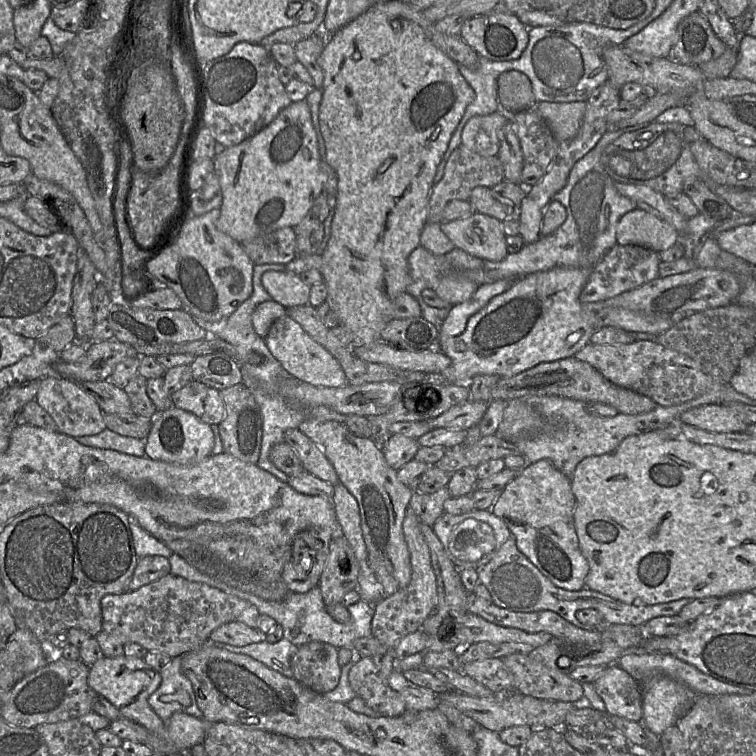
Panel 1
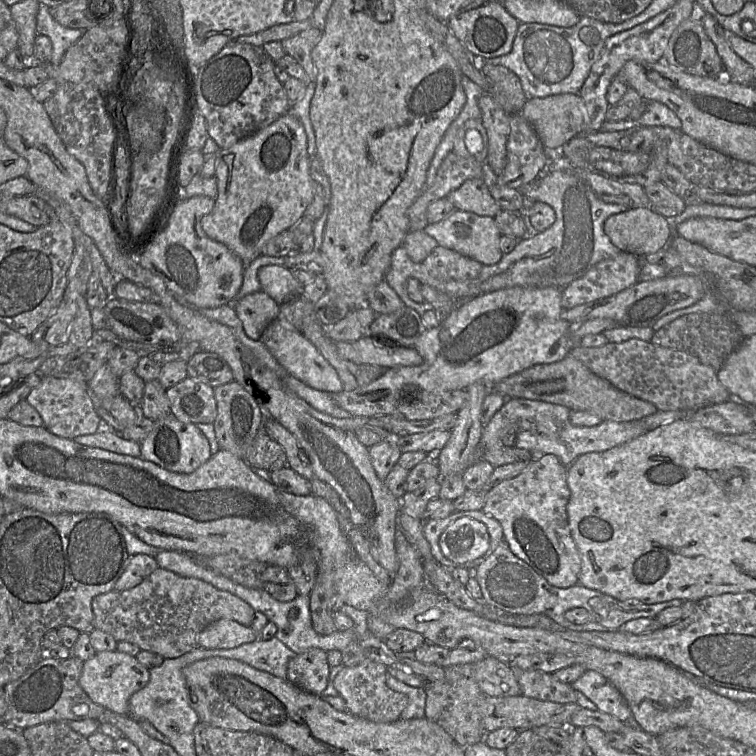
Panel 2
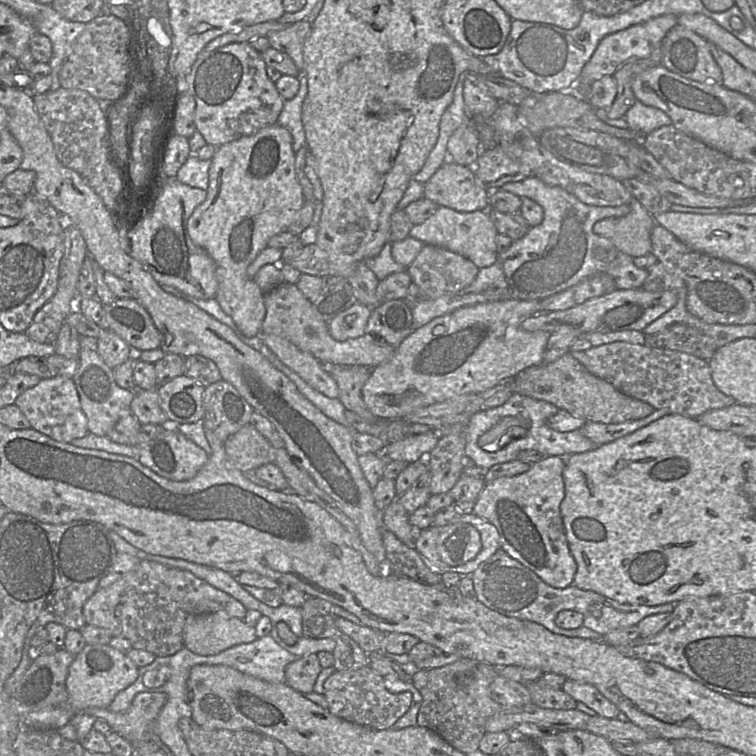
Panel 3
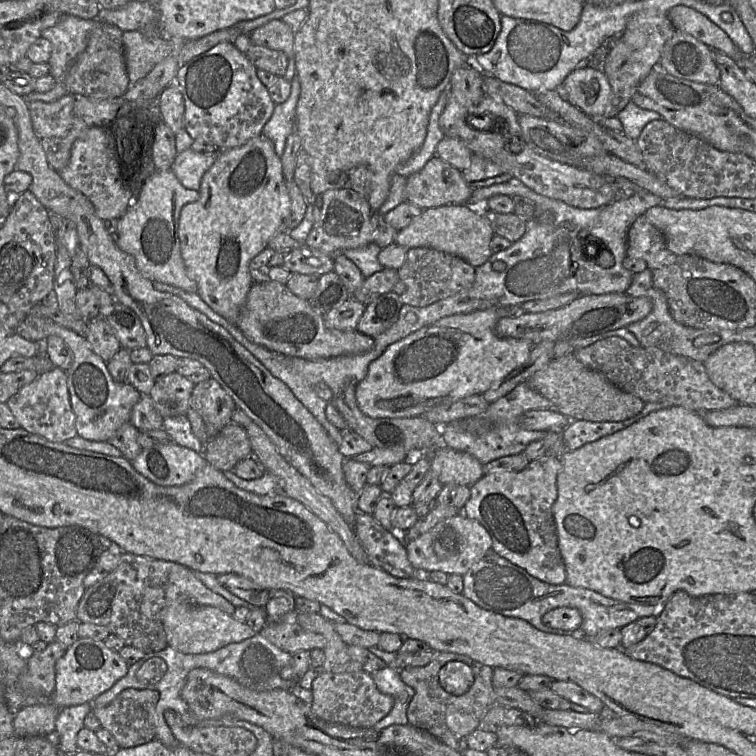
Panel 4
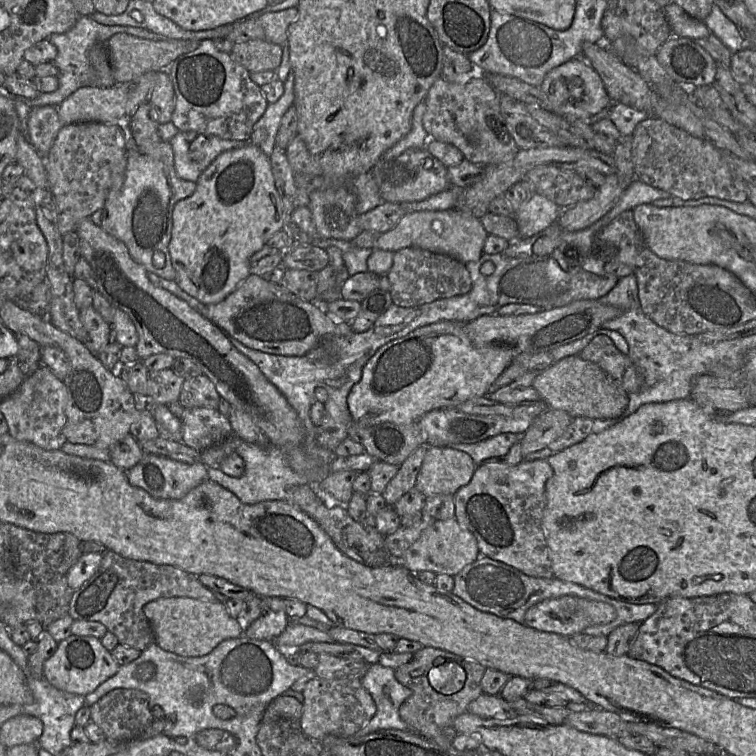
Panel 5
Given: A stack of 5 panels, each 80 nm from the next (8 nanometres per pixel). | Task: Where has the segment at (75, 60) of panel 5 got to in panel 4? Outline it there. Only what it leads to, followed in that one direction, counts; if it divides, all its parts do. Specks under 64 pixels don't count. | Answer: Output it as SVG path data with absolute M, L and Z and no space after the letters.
M62 14L57 24L42 31L41 36L53 45L51 57L47 63L56 85L44 93L33 91L29 95L24 95L23 98L27 103L52 102L69 93L65 85L67 70L86 48L91 32L100 25L102 23L97 18L82 19Z

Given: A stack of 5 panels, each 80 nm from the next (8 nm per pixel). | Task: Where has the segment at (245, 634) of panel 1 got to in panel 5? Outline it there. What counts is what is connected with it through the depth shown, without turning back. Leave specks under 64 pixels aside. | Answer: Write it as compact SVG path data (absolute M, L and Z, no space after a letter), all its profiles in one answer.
M189 597L160 598L147 603L143 612L147 617L154 643L161 649L184 657L199 657L210 653L224 640L243 635L245 625L229 615L222 601L204 602Z

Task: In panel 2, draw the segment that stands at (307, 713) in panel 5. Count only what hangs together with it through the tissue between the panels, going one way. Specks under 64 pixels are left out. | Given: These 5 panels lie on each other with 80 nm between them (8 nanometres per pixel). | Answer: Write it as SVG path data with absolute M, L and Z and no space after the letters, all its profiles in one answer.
M365 659L362 663L342 668L332 680L338 696L345 701L347 712L376 723L392 723L399 719L408 704L403 693L387 686L387 666L380 662Z

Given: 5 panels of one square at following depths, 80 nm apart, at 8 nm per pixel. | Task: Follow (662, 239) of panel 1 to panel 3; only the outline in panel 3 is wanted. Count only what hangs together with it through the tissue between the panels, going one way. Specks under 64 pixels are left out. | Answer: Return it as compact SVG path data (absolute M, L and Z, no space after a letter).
M633 201L630 205L627 215L597 222L594 232L634 258L646 256L651 252L651 231L656 222L654 216L638 202Z

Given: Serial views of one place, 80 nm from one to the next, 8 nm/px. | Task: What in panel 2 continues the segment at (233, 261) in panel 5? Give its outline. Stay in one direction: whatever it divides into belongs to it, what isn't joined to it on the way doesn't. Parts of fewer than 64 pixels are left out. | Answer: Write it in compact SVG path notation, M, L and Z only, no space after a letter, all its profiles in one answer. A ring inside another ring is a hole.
M288 112L278 118L275 122L258 131L257 133L235 143L229 148L220 149L217 153L215 178L217 180L218 194L215 198L213 210L204 216L201 220L201 227L205 234L212 240L224 244L234 254L236 254L245 265L249 265L260 254L263 246L273 237L278 234L291 229L303 216L304 213L313 200L315 188L318 183L313 180L310 175L311 157L307 151L307 134L302 123ZM264 291L248 294L232 304L248 337L260 340L266 327L276 320L279 304Z

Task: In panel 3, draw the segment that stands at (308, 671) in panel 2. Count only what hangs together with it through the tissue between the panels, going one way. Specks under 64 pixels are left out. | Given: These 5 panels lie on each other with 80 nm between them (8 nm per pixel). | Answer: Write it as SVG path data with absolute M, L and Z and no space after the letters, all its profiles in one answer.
M317 653L298 656L285 667L285 683L302 694L311 693L321 670Z

